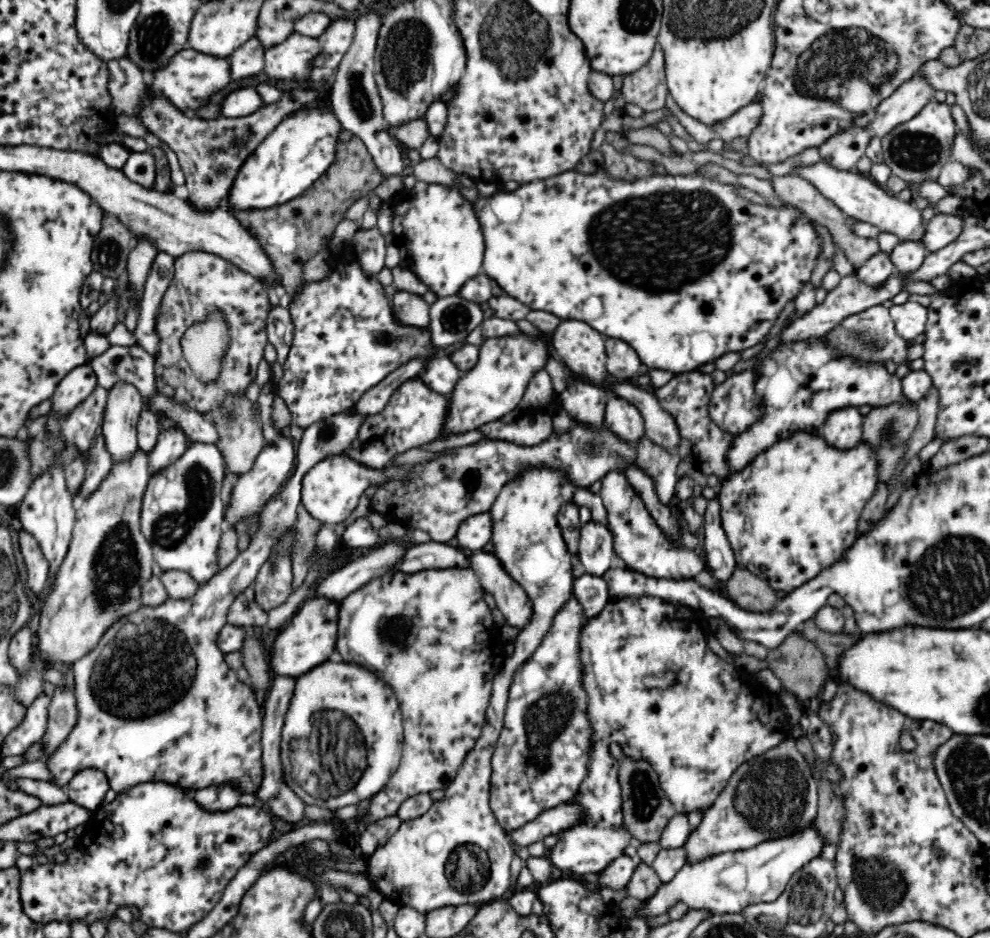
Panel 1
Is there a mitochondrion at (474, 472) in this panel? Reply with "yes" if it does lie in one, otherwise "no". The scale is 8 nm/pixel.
yes

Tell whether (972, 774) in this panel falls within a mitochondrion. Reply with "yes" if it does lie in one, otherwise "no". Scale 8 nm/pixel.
yes

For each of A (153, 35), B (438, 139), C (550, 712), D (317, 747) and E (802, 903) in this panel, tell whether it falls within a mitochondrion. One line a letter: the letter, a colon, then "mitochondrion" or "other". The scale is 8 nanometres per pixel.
A: mitochondrion
B: other
C: mitochondrion
D: mitochondrion
E: mitochondrion

